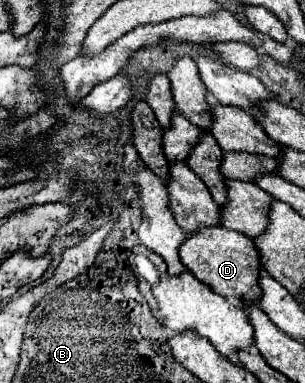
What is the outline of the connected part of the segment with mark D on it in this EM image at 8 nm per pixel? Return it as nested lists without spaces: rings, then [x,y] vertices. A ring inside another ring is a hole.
[[[224,226],[216,228],[202,228],[196,234],[190,234],[188,240],[180,248],[180,258],[188,266],[188,270],[214,288],[216,294],[234,296],[240,306],[254,304],[260,300],[260,286],[256,280],[260,278],[260,252],[256,252],[256,244],[250,238],[242,236],[240,232],[226,230]]]

